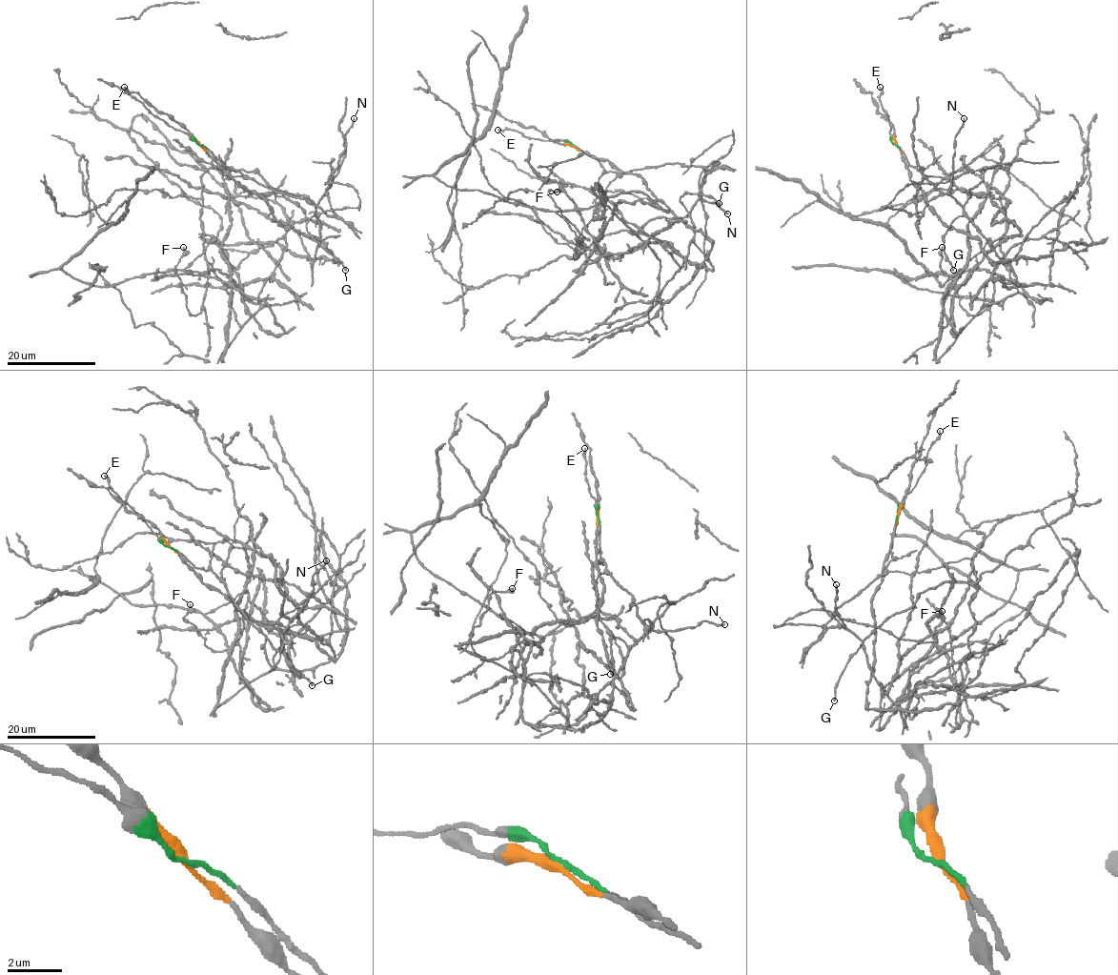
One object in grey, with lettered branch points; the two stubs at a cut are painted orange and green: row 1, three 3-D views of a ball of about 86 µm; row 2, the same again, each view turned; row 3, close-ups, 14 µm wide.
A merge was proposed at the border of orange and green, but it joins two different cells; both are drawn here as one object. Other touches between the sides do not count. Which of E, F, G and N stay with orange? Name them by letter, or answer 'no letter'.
F, G, N

